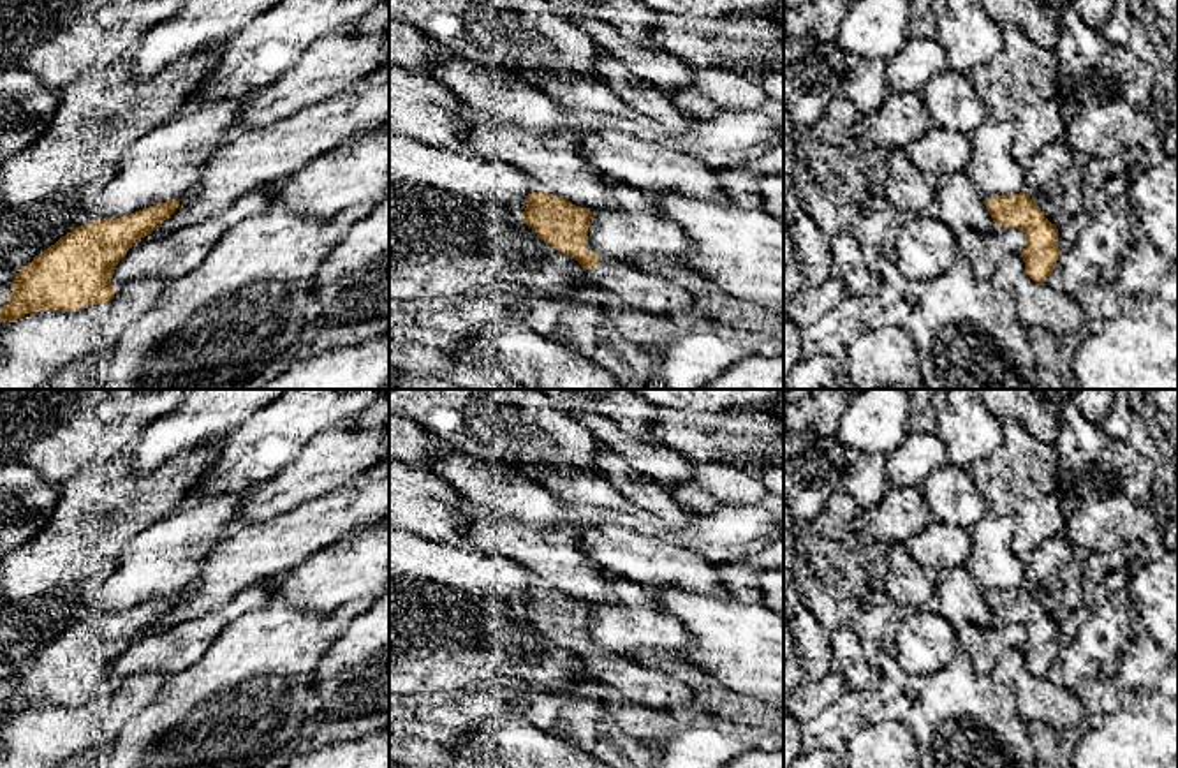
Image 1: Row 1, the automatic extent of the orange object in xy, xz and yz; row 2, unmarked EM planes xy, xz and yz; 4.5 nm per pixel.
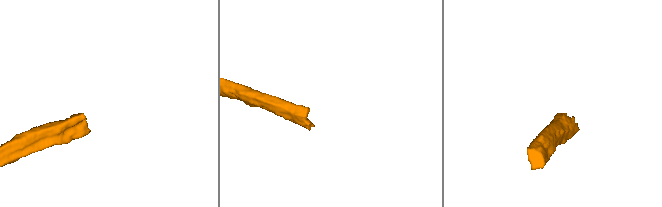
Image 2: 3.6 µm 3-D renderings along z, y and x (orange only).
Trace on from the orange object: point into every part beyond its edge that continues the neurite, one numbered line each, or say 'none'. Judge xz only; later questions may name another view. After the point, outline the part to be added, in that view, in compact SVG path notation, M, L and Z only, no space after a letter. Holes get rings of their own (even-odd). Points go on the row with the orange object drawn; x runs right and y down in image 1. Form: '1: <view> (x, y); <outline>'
1: xz (650, 293); M590 240L586 250L599 255L595 270L586 270L586 282L618 294L634 308L666 317L671 310L690 310L692 296L683 287L644 271L629 261L606 255Z

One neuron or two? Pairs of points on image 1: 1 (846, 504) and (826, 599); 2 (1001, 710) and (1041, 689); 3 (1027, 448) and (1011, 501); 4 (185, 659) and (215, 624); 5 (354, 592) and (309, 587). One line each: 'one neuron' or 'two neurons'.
1: one neuron
2: two neurons
3: one neuron
4: one neuron
5: one neuron

